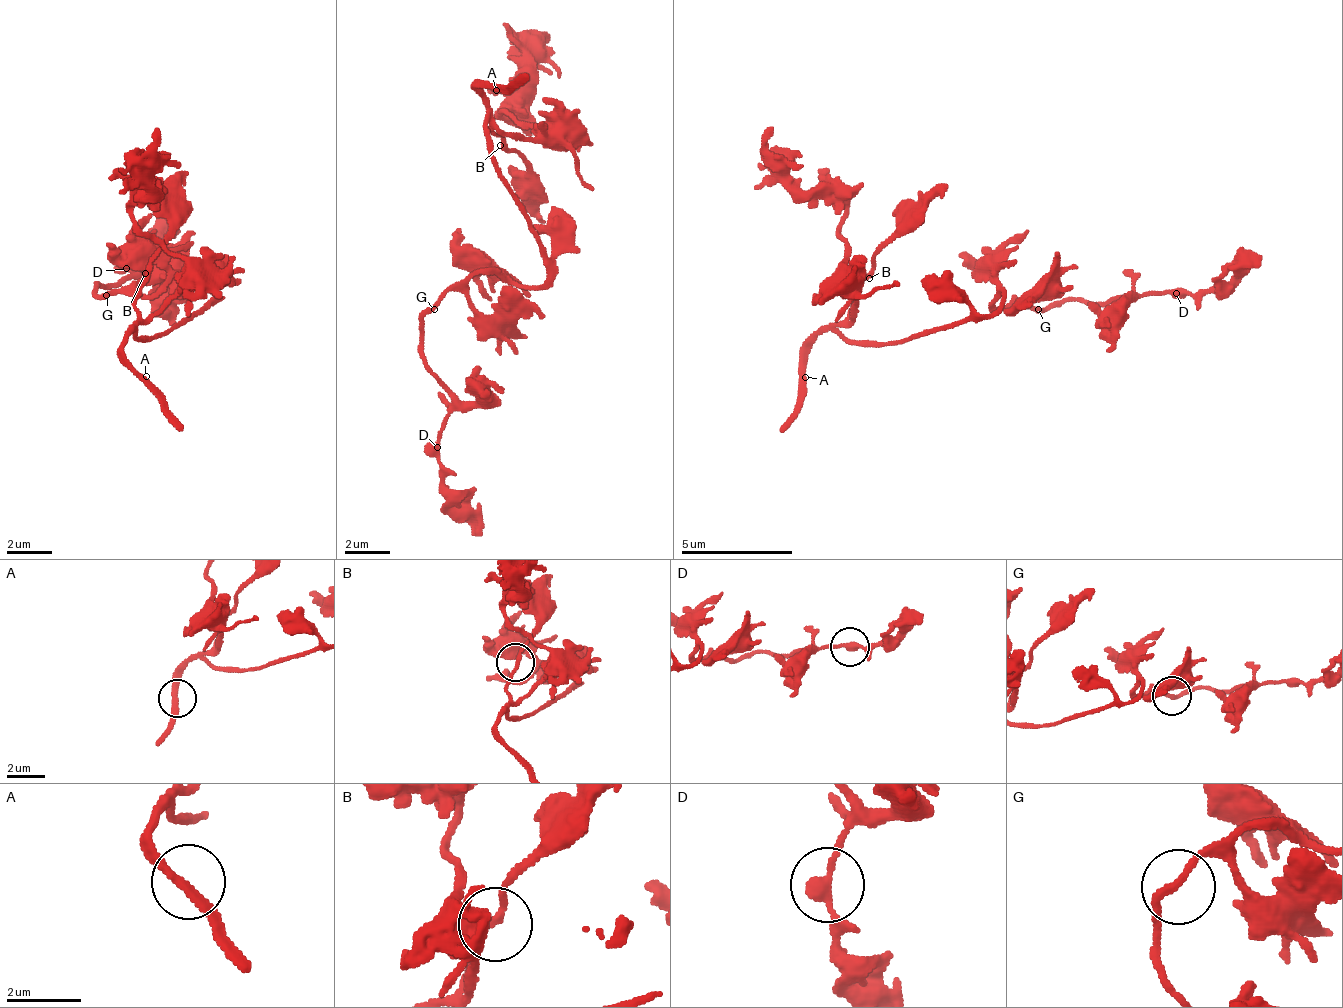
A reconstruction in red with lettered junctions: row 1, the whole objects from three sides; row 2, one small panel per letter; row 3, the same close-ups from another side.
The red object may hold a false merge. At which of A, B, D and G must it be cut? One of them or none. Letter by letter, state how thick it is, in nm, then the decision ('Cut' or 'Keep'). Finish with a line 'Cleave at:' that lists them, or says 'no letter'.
A: Thickness 240 nm. Keep
B: Thickness 180 nm. Keep
D: Thickness 280 nm. Keep
G: Thickness 200 nm. Keep
Cleave at: no letter

